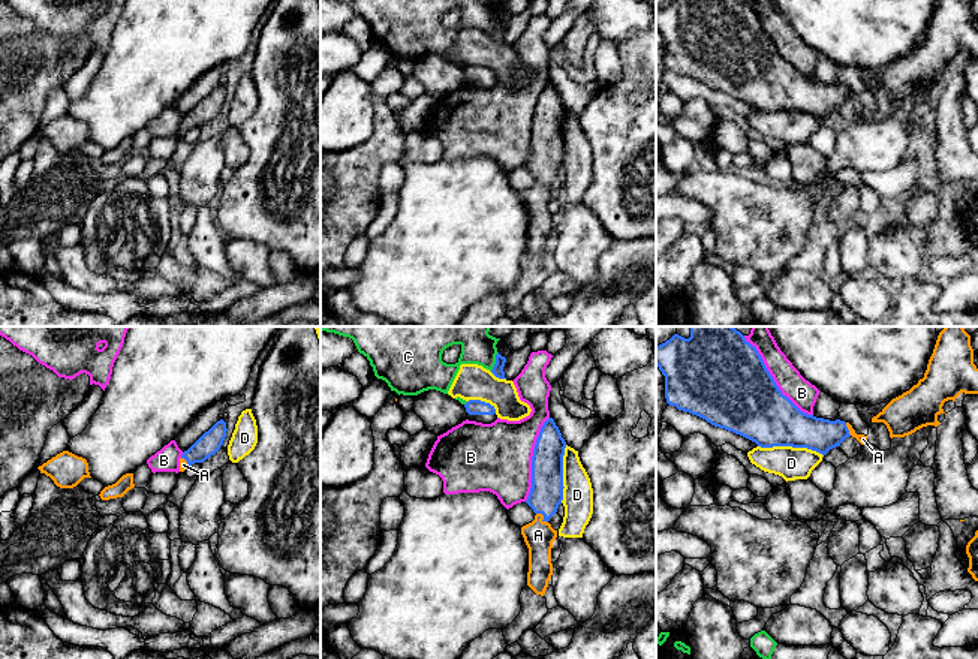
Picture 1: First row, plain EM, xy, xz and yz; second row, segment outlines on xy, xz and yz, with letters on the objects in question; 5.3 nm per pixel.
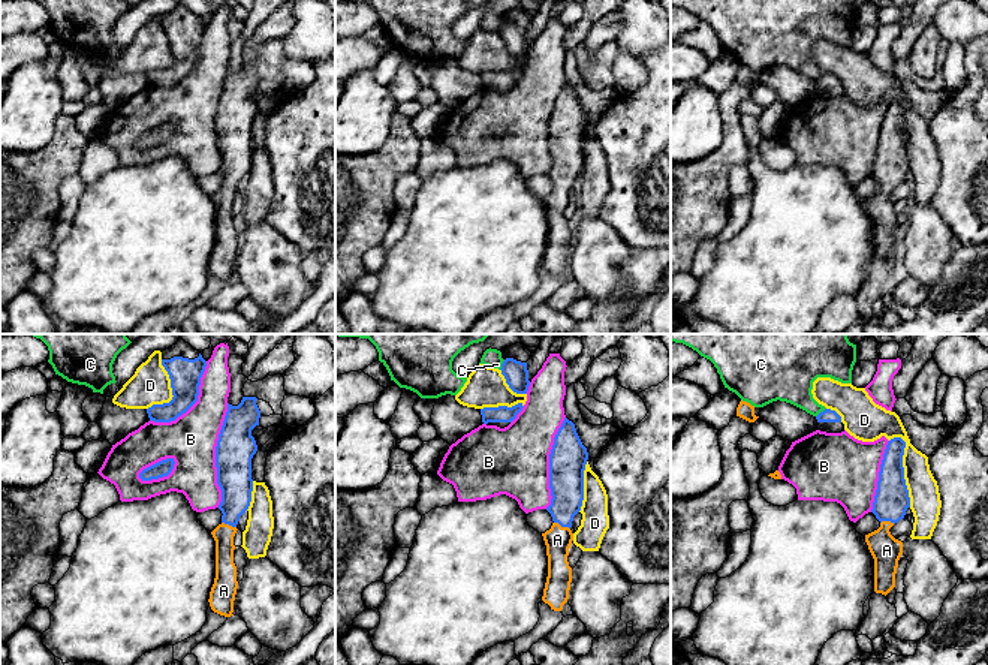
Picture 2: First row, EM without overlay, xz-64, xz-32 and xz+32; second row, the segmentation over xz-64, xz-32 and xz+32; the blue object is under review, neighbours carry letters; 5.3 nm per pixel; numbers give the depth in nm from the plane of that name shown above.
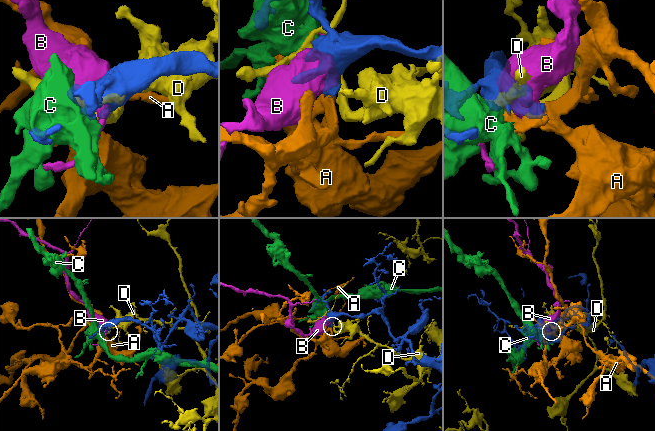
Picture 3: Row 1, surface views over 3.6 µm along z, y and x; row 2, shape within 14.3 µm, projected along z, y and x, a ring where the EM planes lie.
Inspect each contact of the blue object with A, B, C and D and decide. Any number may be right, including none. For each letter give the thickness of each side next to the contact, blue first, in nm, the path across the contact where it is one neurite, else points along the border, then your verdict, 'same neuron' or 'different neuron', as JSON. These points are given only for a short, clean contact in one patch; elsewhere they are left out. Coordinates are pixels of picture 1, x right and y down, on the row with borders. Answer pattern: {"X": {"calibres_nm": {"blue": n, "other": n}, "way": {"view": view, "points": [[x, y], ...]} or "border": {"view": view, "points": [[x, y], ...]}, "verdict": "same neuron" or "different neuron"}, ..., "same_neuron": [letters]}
{"A": {"calibres_nm": {"blue": 180, "other": 160}, "way": {"view": "xz", "points": [[545, 494], [544, 517], [538, 535]]}, "verdict": "same neuron"}, "B": {"calibres_nm": {"blue": 460, "other": 150}, "verdict": "different neuron"}, "C": {"calibres_nm": {"blue": 60, "other": 220}, "verdict": "different neuron"}, "D": {"calibres_nm": {"blue": 320, "other": 180}, "verdict": "different neuron"}, "same_neuron": ["A"]}

